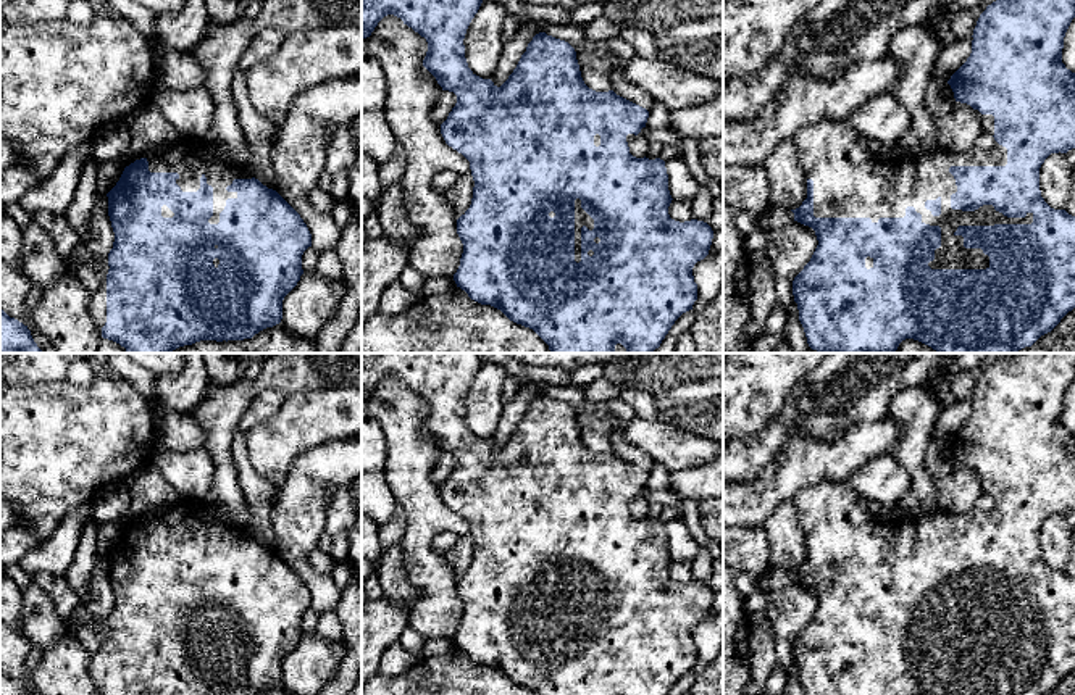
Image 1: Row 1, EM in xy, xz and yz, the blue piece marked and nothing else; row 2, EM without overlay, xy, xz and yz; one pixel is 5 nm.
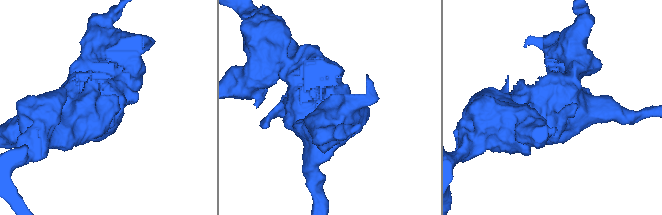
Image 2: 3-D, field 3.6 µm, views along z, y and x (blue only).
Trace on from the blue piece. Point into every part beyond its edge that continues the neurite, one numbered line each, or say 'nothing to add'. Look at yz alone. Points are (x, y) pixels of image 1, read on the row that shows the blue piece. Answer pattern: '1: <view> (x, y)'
1: yz (849, 181)

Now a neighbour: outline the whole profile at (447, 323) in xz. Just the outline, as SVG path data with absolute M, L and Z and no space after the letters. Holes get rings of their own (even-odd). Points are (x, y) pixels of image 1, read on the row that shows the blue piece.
M454 285L444 293L420 297L399 314L374 313L362 324L362 353L550 353L550 350L533 329L510 321L491 305L471 300L465 290Z

